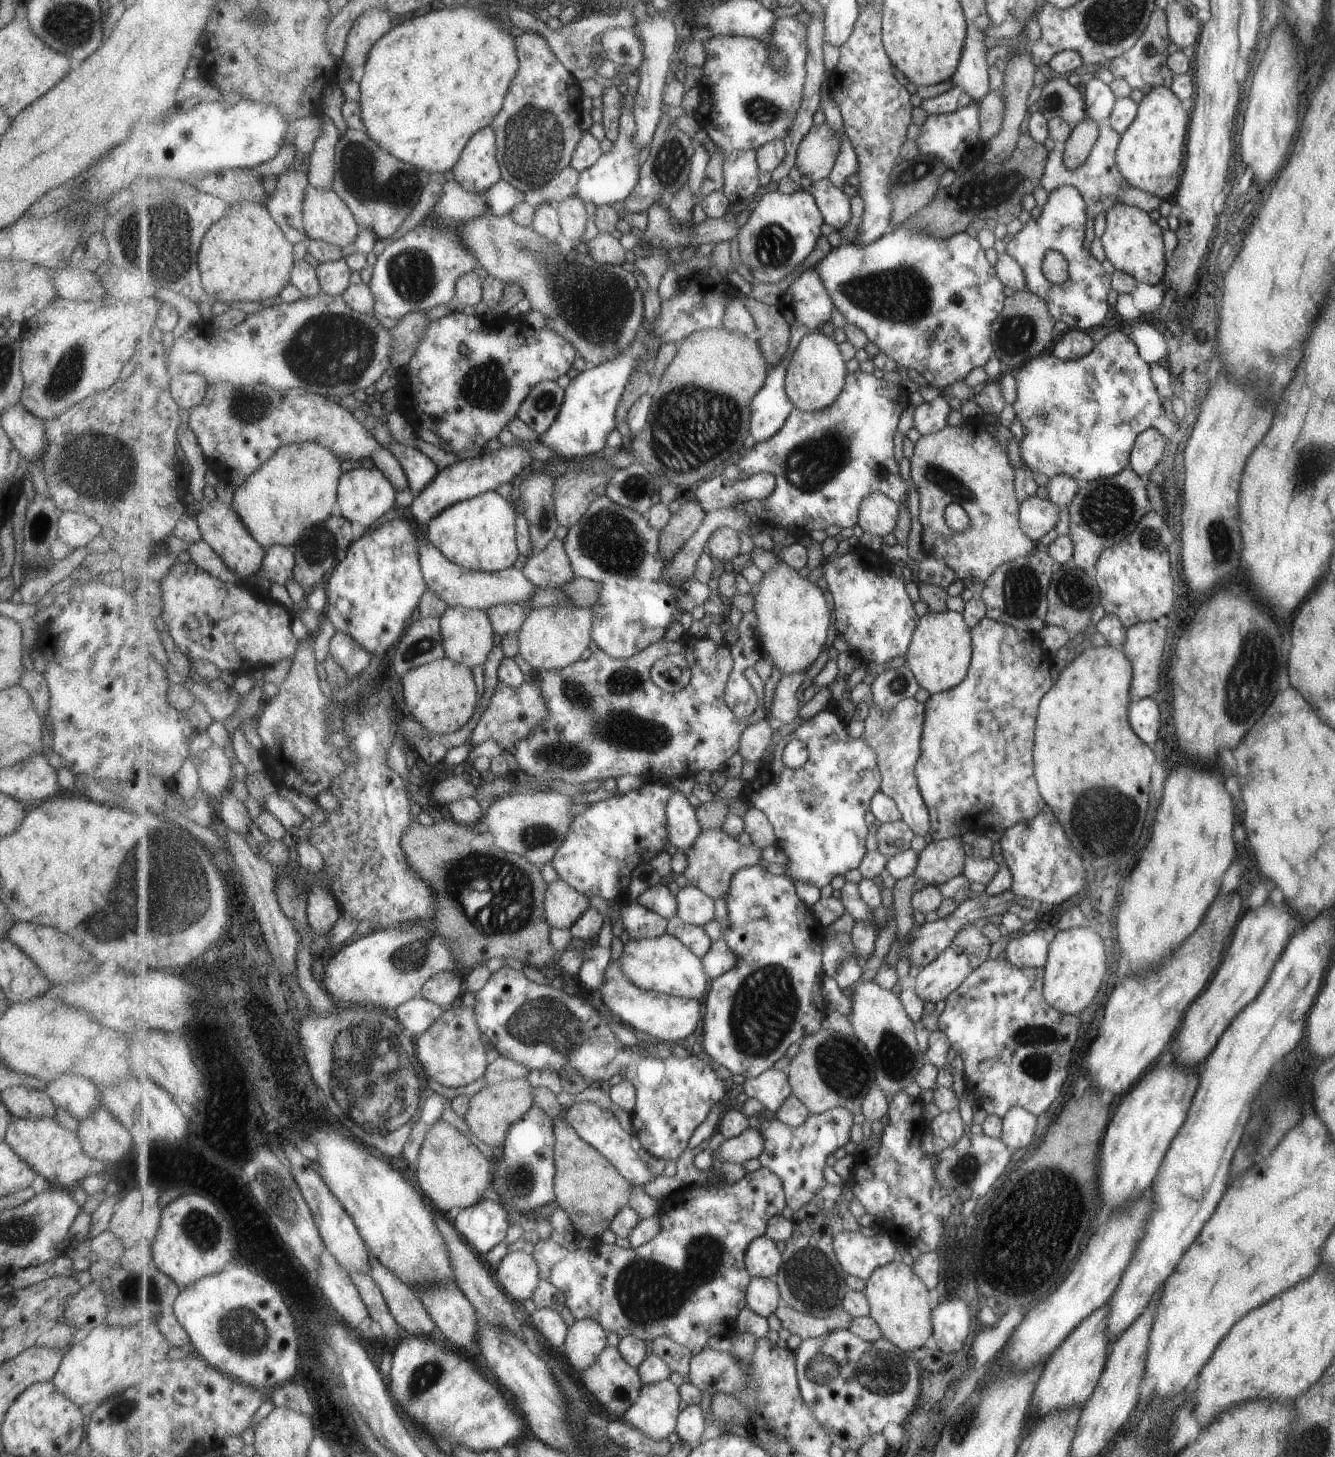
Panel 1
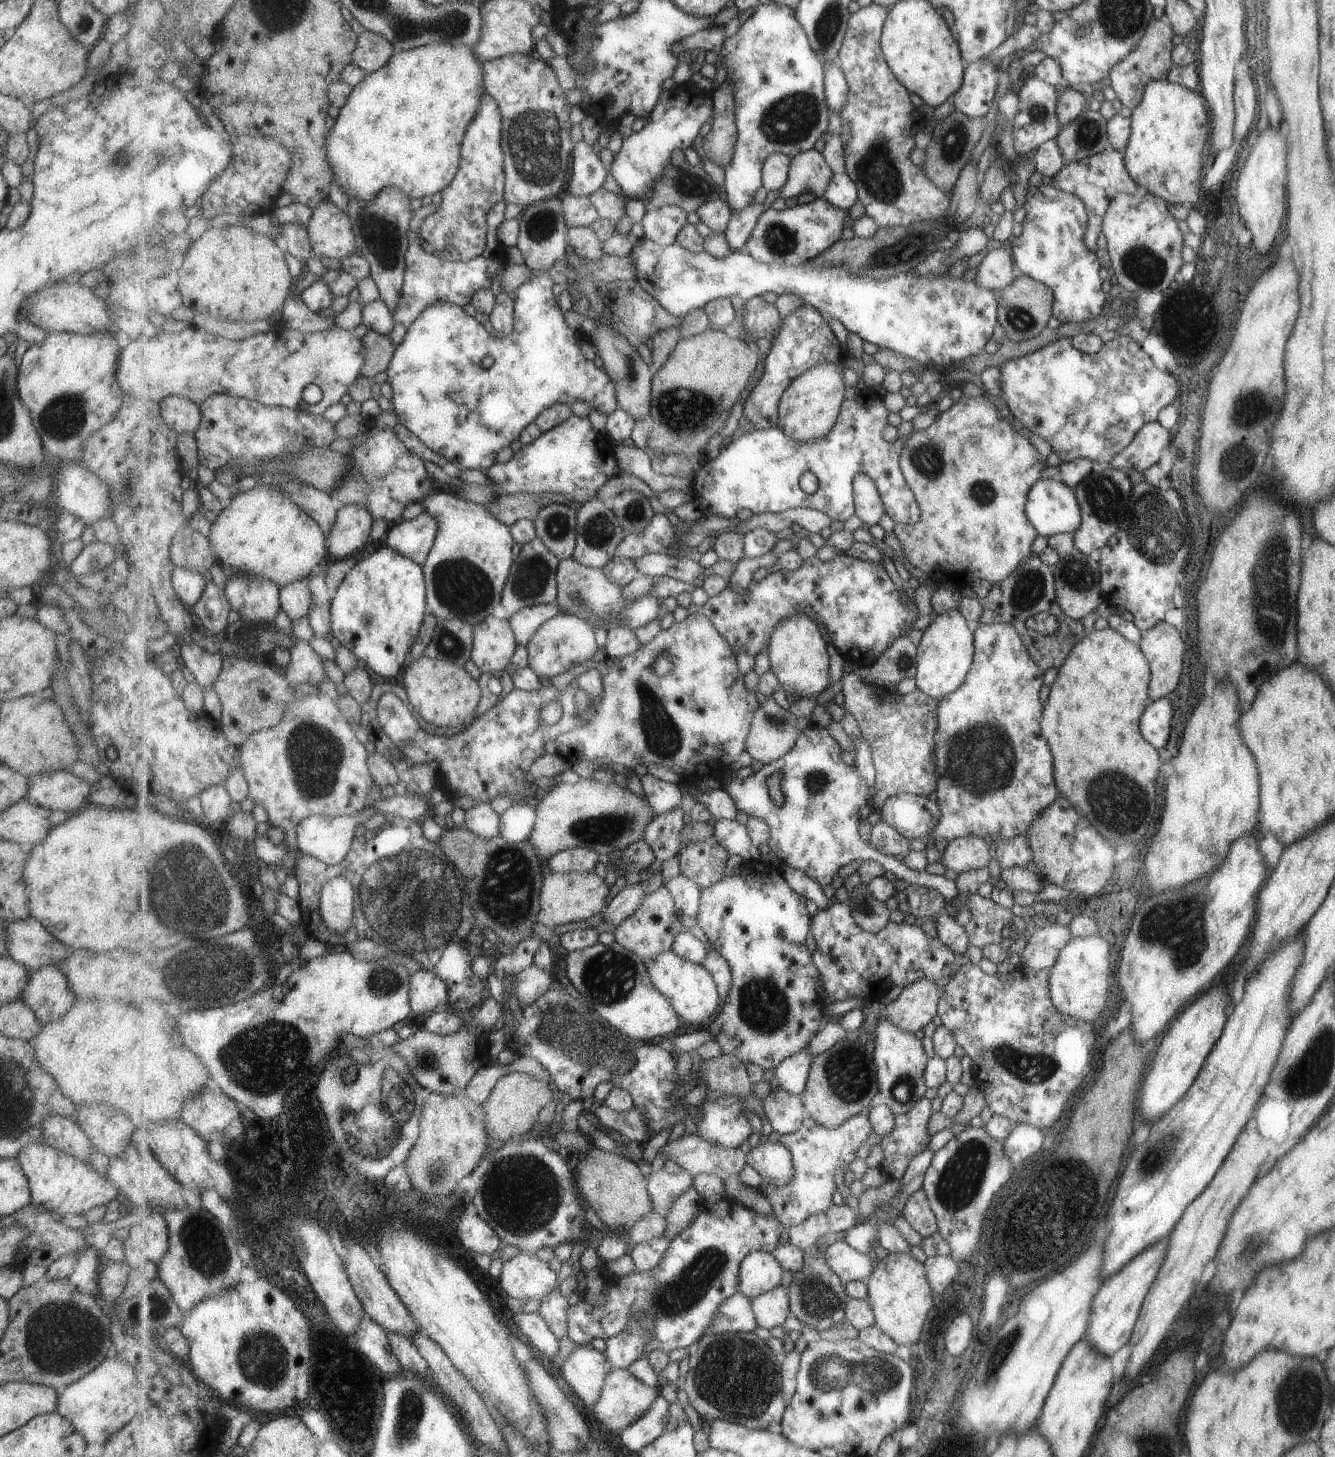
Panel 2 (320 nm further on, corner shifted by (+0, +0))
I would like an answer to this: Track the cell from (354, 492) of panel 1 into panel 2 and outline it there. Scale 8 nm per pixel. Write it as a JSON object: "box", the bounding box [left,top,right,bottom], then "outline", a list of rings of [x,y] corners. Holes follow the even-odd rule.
{"box":[327,506,374,559],"outline":[[[340,506],[336,525],[327,536],[330,559],[347,559],[353,552],[361,550],[371,538],[374,519],[367,507]]]}

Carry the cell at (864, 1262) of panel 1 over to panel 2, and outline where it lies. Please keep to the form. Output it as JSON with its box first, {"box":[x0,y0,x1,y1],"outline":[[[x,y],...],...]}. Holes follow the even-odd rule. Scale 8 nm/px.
{"box":[825,1239,873,1285],"outline":[[[842,1239],[829,1245],[825,1250],[827,1264],[848,1285],[853,1281],[862,1281],[870,1278],[873,1269],[873,1260],[868,1255],[855,1250],[846,1240]]]}

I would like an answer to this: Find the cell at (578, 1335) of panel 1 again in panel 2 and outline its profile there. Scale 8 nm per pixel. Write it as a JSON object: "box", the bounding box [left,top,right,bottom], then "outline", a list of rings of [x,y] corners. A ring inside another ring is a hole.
{"box":[560,1344,613,1410],"outline":[[[575,1344],[575,1348],[560,1364],[563,1378],[573,1388],[575,1394],[579,1396],[585,1406],[593,1410],[602,1395],[606,1378],[613,1370],[611,1361],[606,1357],[606,1354],[589,1344]]]}

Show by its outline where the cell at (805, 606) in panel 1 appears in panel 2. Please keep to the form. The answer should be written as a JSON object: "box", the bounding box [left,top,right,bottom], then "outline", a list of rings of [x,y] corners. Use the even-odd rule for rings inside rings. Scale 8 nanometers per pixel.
{"box":[768,612,829,698],"outline":[[[803,612],[782,620],[773,633],[768,646],[771,669],[779,677],[780,686],[789,698],[819,696],[827,690],[829,681],[829,652],[818,622]]]}

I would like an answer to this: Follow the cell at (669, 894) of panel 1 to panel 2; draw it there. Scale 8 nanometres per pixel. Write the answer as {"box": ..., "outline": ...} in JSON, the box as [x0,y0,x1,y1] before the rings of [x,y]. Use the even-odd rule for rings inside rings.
{"box":[601,884,646,927],"outline":[[[639,884],[628,885],[612,898],[603,912],[601,921],[618,927],[640,907],[646,896]]]}

